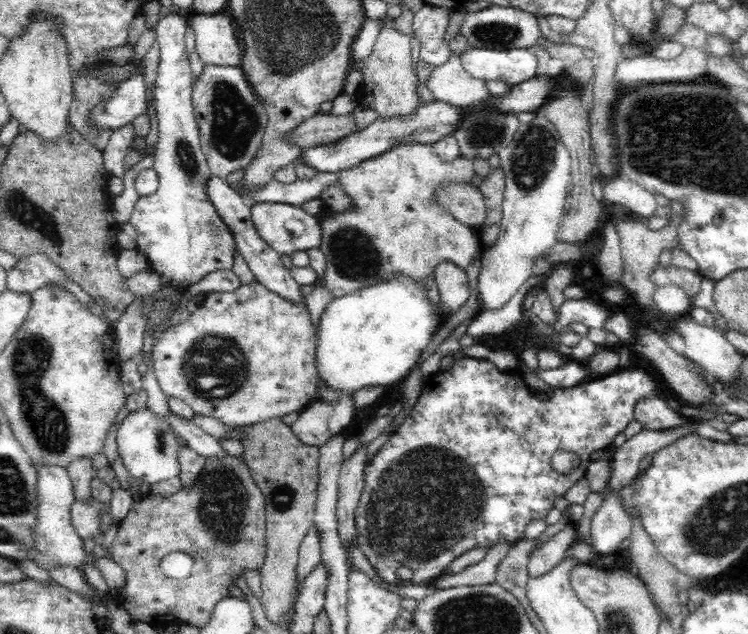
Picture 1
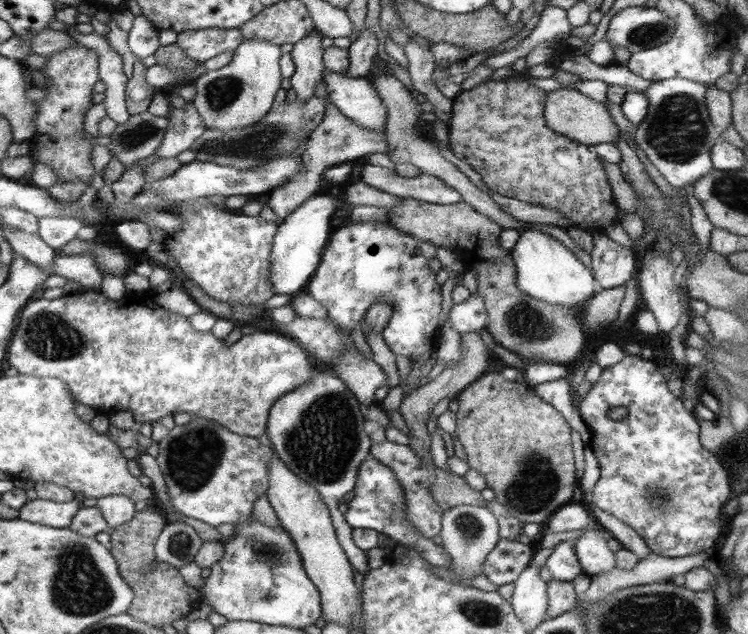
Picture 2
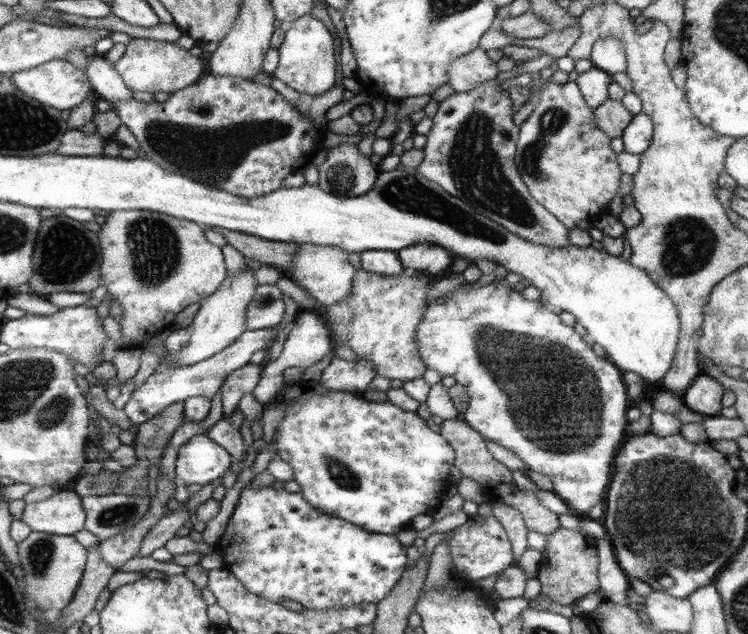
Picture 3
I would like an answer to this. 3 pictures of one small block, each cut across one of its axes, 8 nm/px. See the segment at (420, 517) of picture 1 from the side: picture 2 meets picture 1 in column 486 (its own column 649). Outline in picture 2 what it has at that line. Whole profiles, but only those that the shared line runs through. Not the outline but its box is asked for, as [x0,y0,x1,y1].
[576,352,732,557]

